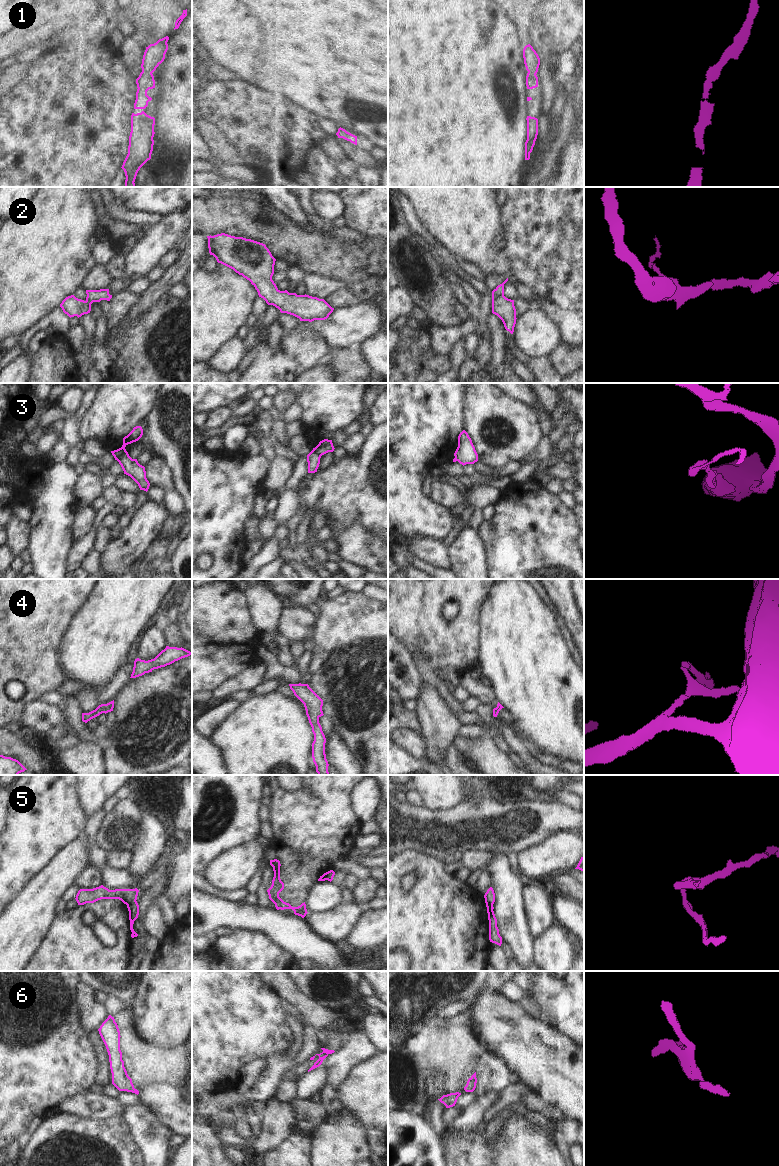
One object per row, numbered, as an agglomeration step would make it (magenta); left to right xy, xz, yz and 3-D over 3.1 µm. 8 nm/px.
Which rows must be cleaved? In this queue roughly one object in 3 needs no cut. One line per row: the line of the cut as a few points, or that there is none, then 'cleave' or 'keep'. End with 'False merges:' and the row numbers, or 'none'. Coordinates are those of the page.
1: no cut | keep
2: yz (503, 295), (500, 295), (492, 302) | cleave
3: xy (126, 451), (117, 460) | cleave
4: no cut | keep
5: xy (135, 900), (127, 905) | cleave
6: no cut | keep
False merges: 2, 3, 5

